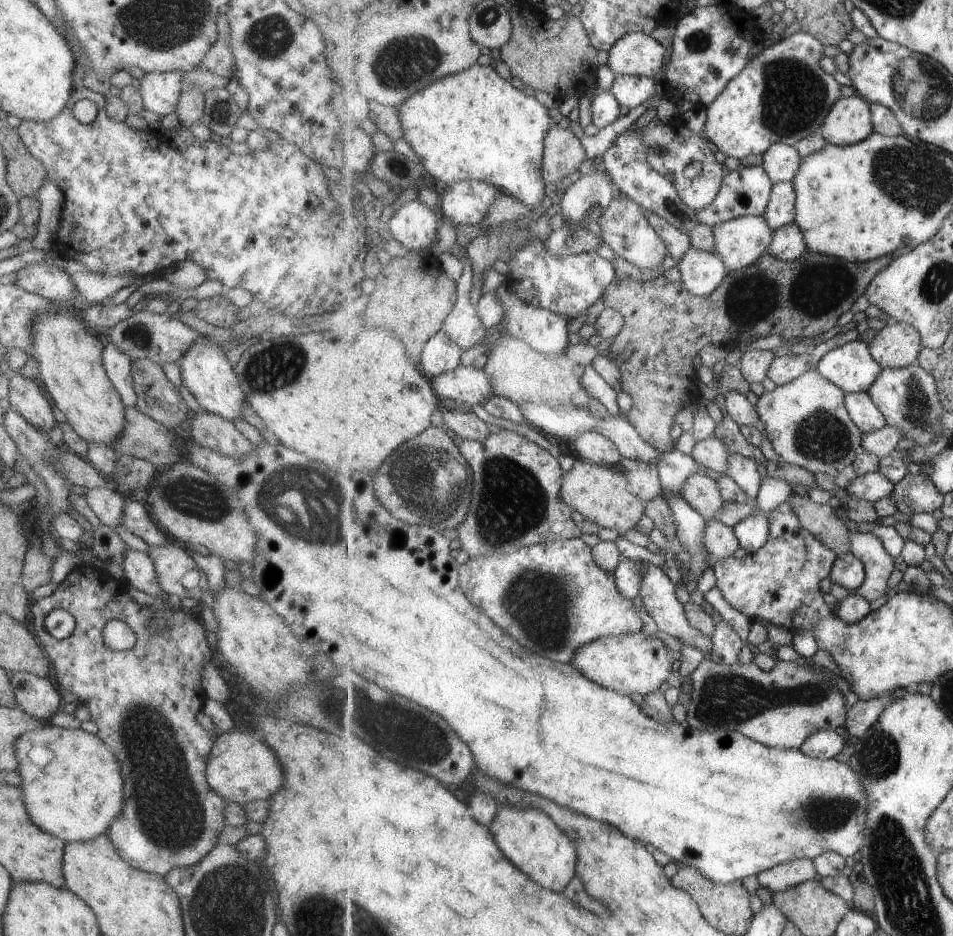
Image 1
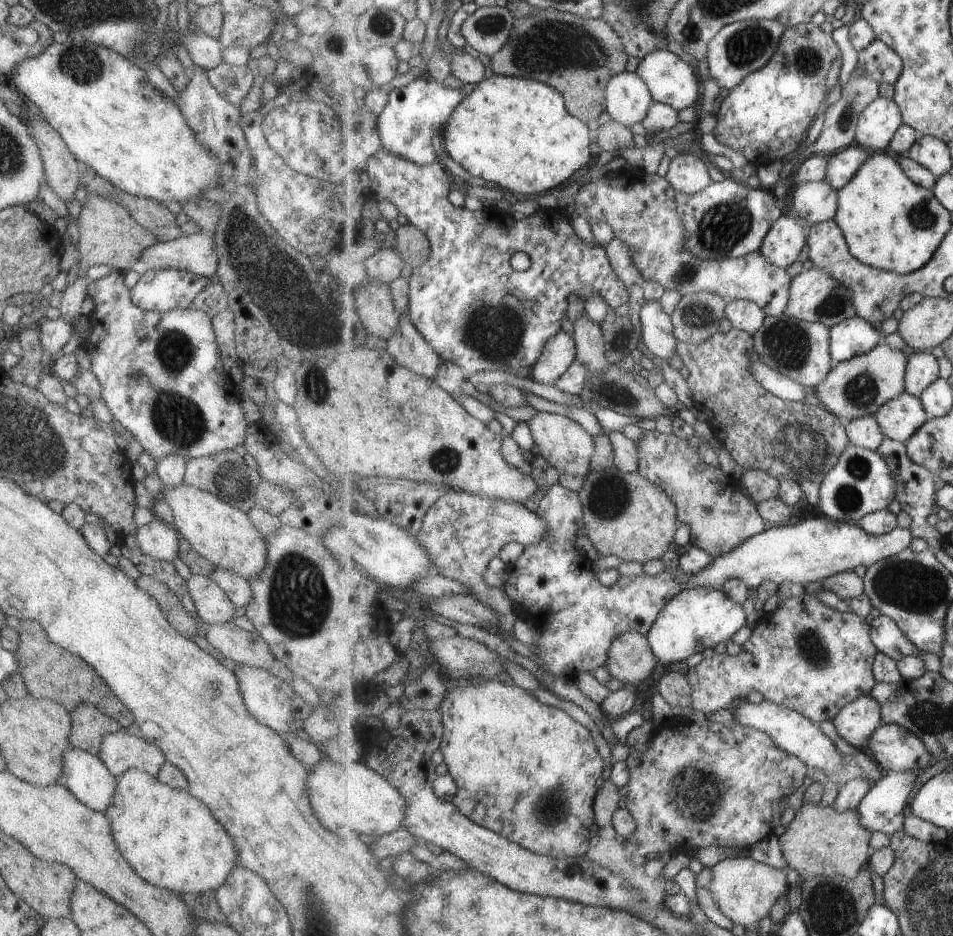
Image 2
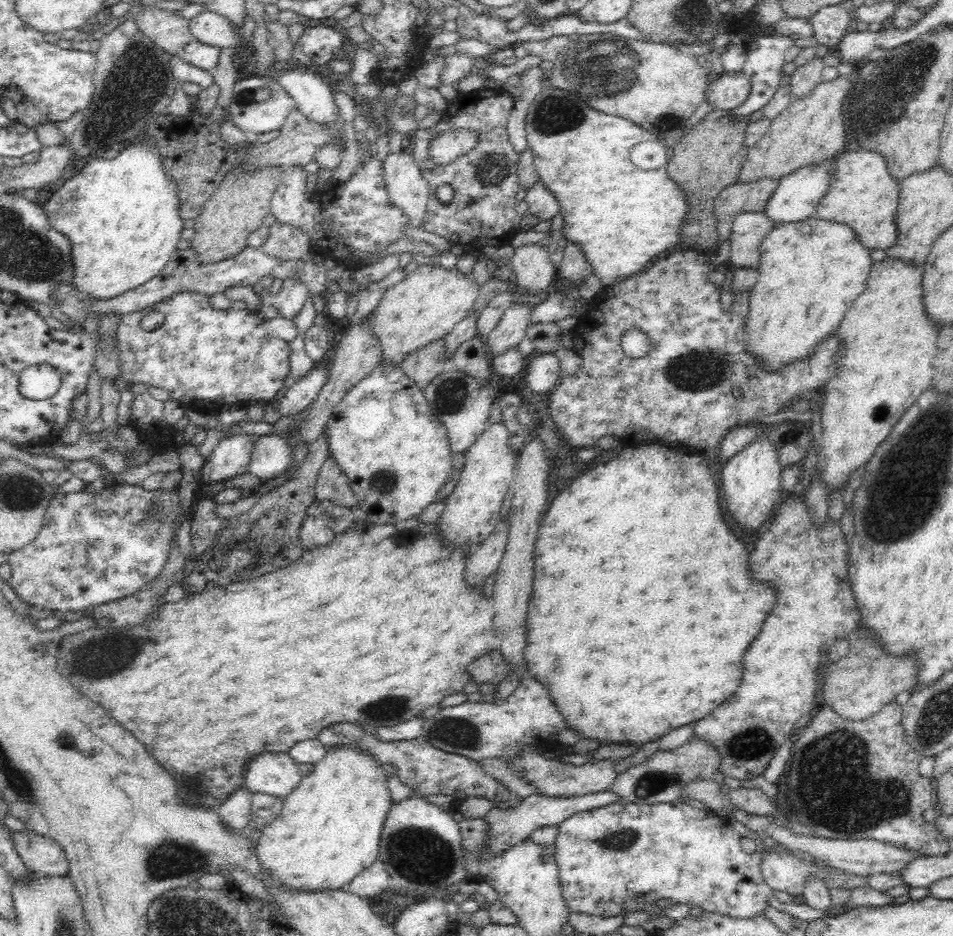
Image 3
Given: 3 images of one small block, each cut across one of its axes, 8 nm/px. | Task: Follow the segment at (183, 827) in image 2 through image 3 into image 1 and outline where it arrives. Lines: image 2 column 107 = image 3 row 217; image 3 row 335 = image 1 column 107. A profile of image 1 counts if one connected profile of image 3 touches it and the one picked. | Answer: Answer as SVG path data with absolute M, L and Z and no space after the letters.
M46 722L39 730L21 734L13 742L13 748L15 748L15 758L19 762L16 772L21 776L23 802L35 826L57 838L63 838L65 842L73 842L73 840L87 842L107 832L111 820L117 818L121 812L123 796L121 796L119 764L97 735L79 728L61 728Z

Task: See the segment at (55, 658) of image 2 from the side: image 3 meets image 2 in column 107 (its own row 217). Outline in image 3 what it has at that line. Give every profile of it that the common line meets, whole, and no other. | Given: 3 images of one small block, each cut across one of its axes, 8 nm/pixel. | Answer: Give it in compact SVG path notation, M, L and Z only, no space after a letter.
M712 109L690 132L683 136L672 146L670 146L670 160L668 160L668 174L682 186L690 202L690 220L686 234L682 234L682 244L692 246L692 248L714 248L718 245L718 219L714 212L715 199L724 190L725 186L738 181L743 163L747 158L748 147L744 147L744 140L750 115L736 117L730 111L724 109Z

